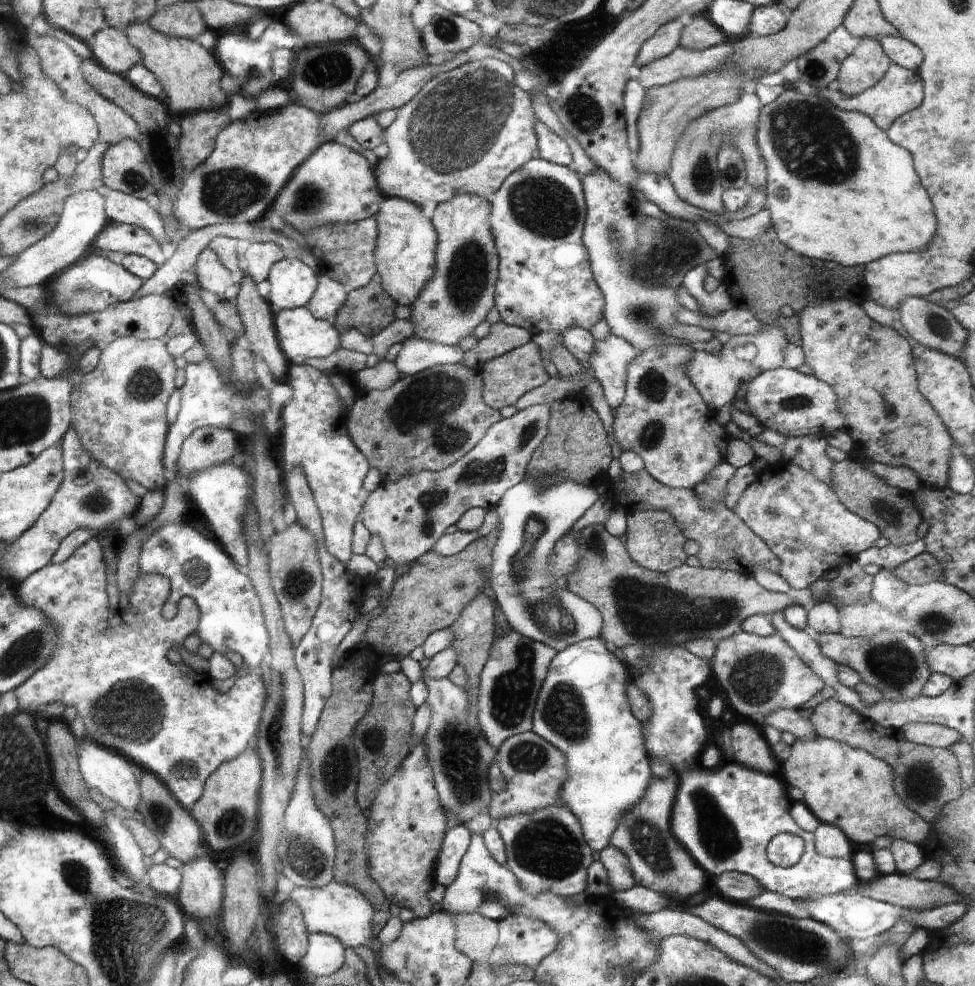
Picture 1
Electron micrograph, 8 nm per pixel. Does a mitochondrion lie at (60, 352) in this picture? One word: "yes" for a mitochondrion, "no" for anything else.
no

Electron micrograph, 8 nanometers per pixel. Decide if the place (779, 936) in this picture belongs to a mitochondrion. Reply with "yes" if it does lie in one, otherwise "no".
yes

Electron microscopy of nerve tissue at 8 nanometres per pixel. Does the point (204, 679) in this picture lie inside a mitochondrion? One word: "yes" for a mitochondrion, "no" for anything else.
no

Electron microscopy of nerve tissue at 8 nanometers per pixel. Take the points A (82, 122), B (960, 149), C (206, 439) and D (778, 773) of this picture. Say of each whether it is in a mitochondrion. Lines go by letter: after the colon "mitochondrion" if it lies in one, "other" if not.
A: other
B: mitochondrion
C: mitochondrion
D: other

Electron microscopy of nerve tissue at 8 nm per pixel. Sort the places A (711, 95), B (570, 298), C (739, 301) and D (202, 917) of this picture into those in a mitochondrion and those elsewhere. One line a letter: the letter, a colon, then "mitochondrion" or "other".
A: other
B: other
C: other
D: other

